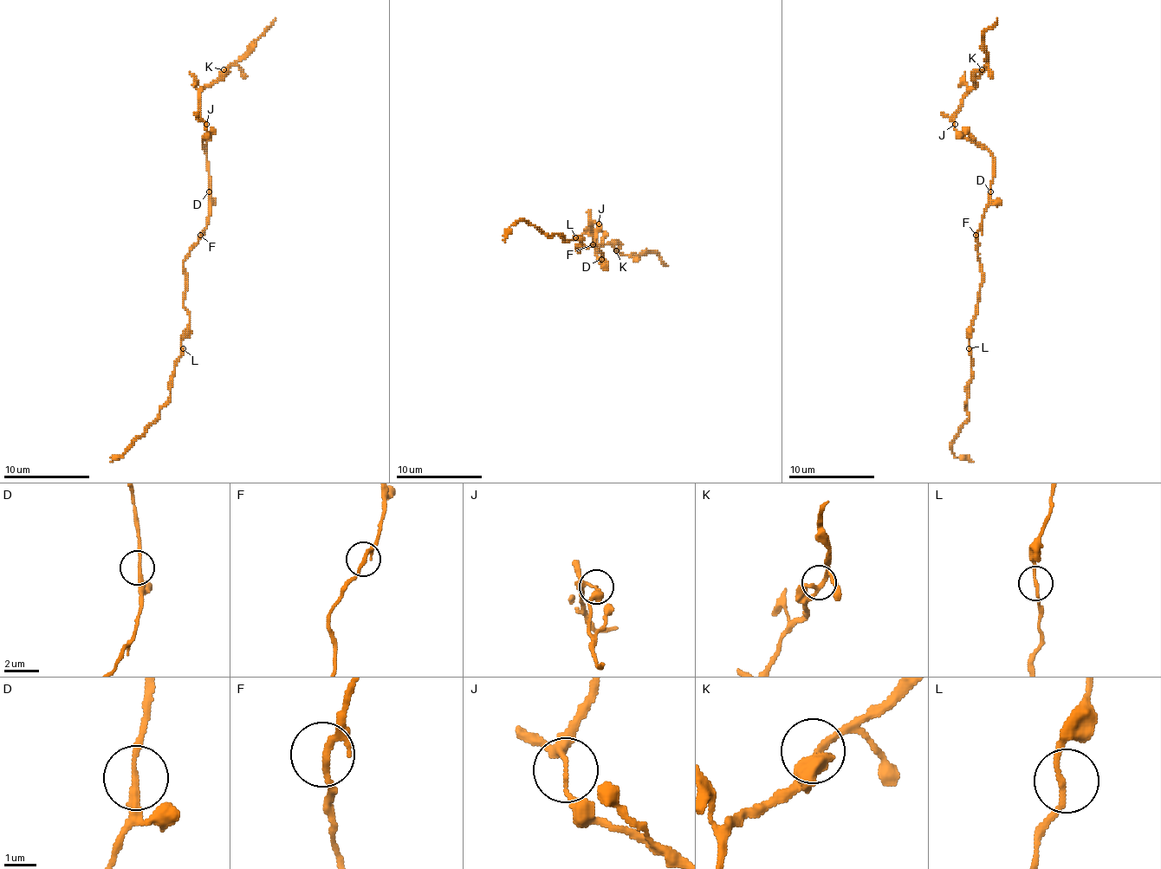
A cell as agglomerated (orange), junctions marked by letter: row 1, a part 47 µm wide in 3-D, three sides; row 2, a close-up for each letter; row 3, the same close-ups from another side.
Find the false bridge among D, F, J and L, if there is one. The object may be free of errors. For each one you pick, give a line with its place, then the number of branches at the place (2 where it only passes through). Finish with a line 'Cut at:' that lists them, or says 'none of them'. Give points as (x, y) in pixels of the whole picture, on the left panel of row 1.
J: Place: (206, 124). Branches: 2
Cut at: J

